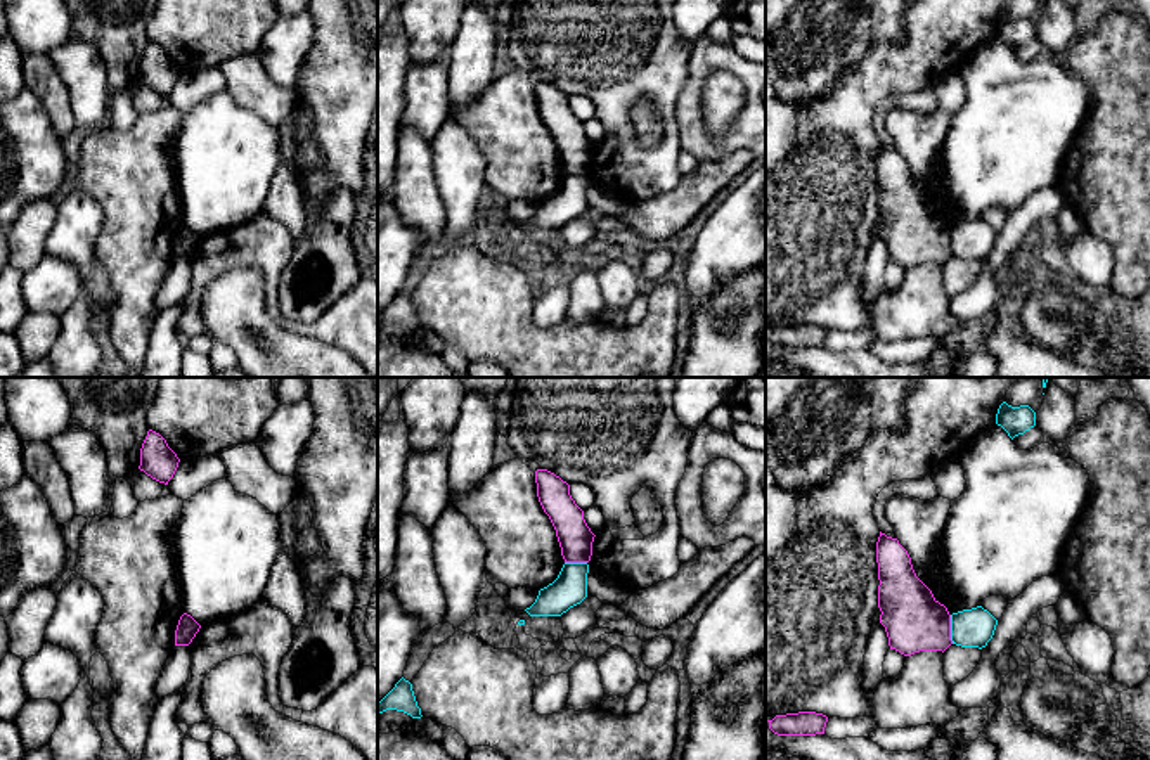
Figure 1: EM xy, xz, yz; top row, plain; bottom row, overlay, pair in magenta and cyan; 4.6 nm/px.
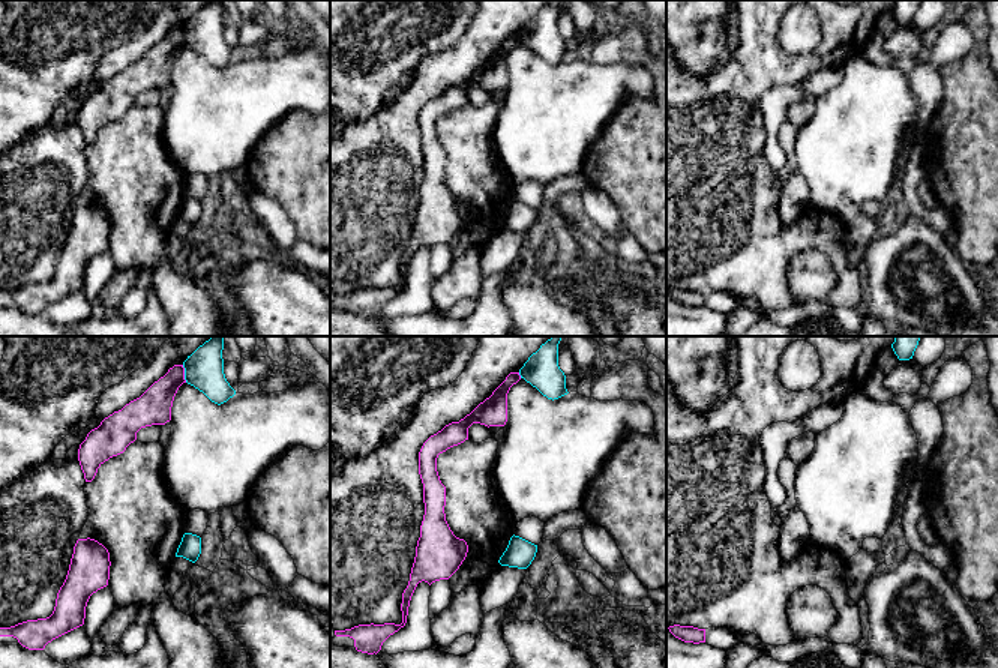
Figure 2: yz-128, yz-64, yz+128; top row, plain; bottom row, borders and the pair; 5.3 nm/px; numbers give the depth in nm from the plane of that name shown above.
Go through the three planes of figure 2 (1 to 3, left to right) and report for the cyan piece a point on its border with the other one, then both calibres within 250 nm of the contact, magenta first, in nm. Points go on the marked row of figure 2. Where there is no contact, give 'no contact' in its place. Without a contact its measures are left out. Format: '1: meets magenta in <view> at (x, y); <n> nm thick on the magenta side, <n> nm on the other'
1: meets magenta in yz-128 at (183, 374); 190 nm thick on the magenta side, 200 nm on the other
2: meets magenta in yz-64 at (520, 376); 160 nm thick on the magenta side, 190 nm on the other
3: no contact

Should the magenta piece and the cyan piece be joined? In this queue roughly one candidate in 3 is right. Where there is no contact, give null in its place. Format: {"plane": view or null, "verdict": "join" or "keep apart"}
{"plane": "yz", "verdict": "keep apart"}

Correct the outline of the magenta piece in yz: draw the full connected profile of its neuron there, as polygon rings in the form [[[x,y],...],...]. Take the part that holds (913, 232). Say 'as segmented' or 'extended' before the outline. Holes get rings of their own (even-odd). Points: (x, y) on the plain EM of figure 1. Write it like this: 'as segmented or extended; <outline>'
as segmented; [[[880,144],[876,154],[878,220],[890,261],[904,268],[920,263],[946,263],[951,253],[951,227],[916,189],[908,163],[897,151]]]

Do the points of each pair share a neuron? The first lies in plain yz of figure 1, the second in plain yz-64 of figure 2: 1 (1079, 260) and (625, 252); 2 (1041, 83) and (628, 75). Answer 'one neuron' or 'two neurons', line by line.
1: one neuron
2: one neuron

